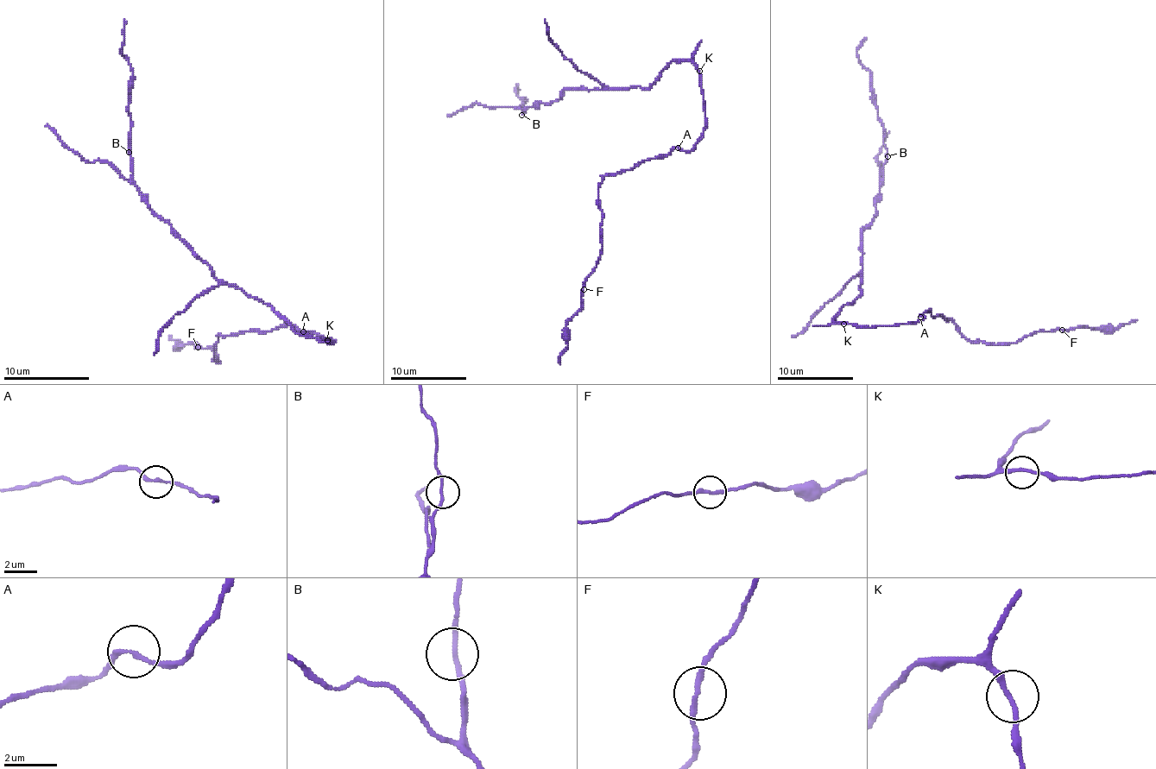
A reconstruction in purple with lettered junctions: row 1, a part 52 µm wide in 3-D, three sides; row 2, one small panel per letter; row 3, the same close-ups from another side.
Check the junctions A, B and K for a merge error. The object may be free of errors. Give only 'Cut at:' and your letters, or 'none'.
Cut at: none

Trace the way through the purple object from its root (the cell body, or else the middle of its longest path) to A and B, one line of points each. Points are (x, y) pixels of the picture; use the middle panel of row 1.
A: (698, 71), (705, 105), (703, 137), (690, 151), (682, 151), (679, 147)
B: (698, 71), (690, 61), (672, 61), (647, 88), (634, 85), (565, 90), (556, 101), (537, 103), (521, 115)

